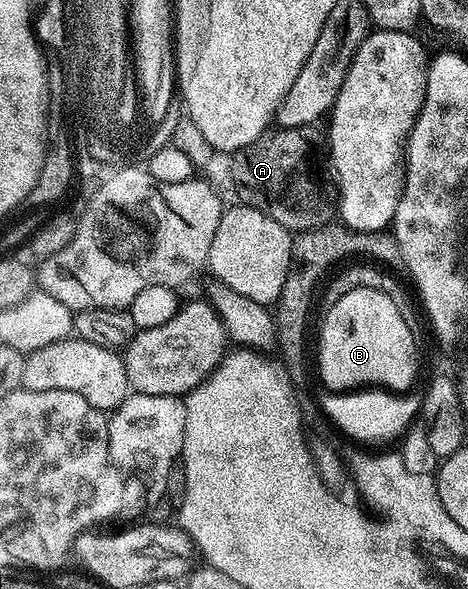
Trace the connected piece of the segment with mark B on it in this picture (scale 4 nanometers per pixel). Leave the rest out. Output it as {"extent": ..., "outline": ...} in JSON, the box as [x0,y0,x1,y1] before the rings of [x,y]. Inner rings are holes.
{"extent":[318,290,418,394],"outline":[[[356,290],[353,296],[344,296],[336,309],[323,315],[318,337],[318,376],[320,372],[321,382],[332,391],[329,393],[348,394],[369,386],[407,392],[413,387],[418,362],[410,356],[408,328],[403,328],[392,304],[387,304],[384,296],[376,296],[375,290]]]}

